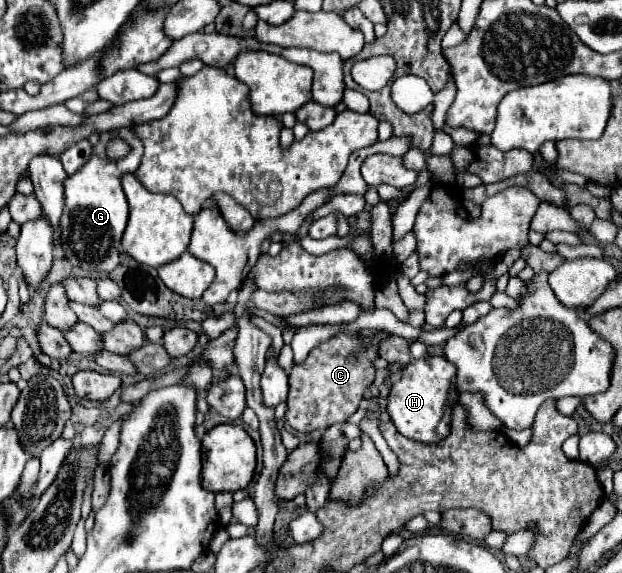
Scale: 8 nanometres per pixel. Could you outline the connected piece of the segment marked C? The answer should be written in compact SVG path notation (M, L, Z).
M337 334L333 336L331 340L319 344L317 348L313 348L307 356L307 360L303 364L297 364L293 366L291 374L289 374L289 398L287 398L287 414L285 414L285 420L291 428L295 428L297 432L313 432L313 430L325 430L327 426L333 426L333 424L343 424L357 408L359 408L359 402L363 398L363 392L367 390L369 384L373 384L373 378L375 378L375 368L371 366L371 360L373 358L379 358L377 356L377 346L379 342L389 336L389 334L377 334L373 344L367 346L367 348L361 348L361 342L357 336L353 334Z

